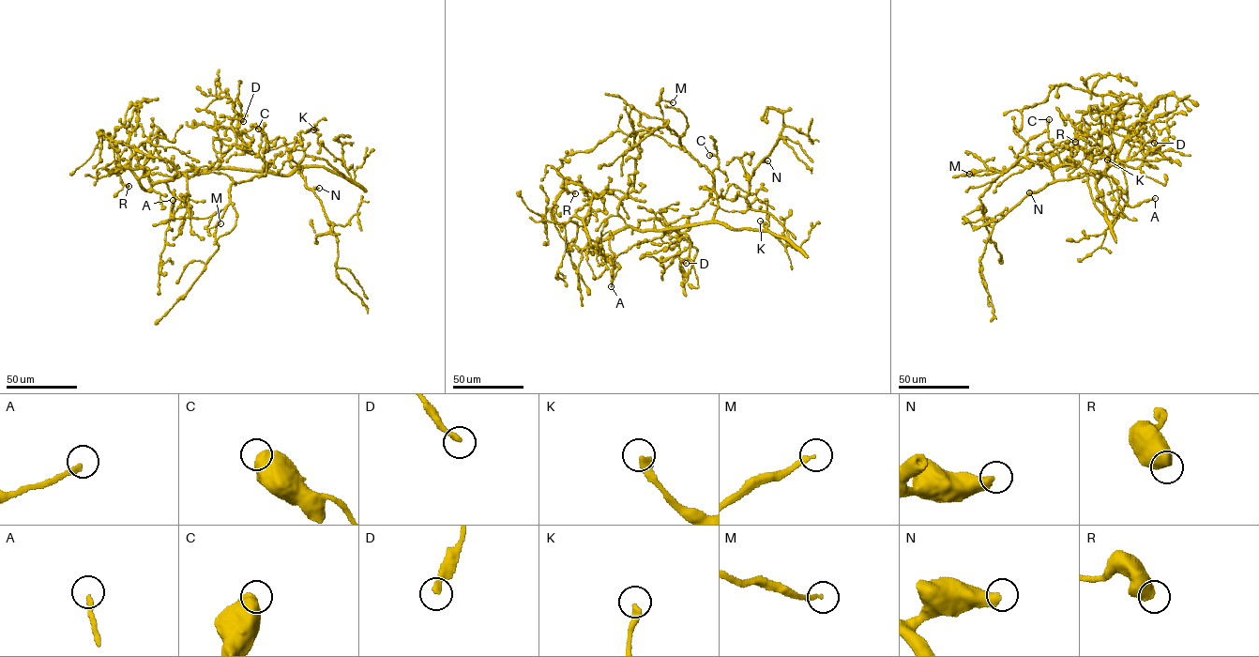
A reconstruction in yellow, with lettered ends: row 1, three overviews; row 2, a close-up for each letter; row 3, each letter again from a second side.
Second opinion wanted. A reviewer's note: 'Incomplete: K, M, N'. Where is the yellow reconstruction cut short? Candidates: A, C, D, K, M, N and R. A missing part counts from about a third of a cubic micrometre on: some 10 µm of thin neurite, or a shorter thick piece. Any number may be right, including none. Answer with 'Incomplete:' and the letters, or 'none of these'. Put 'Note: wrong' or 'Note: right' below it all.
Incomplete: K, M, N
Note: right

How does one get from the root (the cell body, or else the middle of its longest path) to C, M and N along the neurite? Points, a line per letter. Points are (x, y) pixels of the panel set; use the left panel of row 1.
C: (138, 119), (135, 109), (106, 135), (120, 167), (147, 190), (186, 172), (266, 170), (268, 140), (258, 129)
M: (138, 119), (135, 109), (106, 135), (144, 190), (271, 160), (265, 175), (232, 184), (207, 228), (220, 223)
N: (138, 119), (135, 109), (106, 135), (144, 190), (198, 170), (343, 175), (305, 155), (306, 185), (319, 188)

